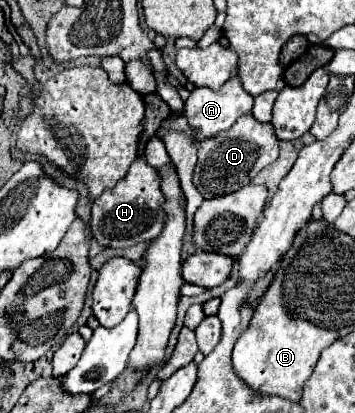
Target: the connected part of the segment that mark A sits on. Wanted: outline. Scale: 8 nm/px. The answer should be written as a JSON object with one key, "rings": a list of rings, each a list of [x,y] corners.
{"rings":[[[234,74],[230,80],[226,80],[218,90],[212,88],[194,88],[190,92],[190,98],[186,100],[184,114],[188,116],[190,126],[198,128],[198,140],[210,138],[222,130],[228,130],[242,114],[248,114],[254,106],[254,96],[240,86],[240,76]]]}

